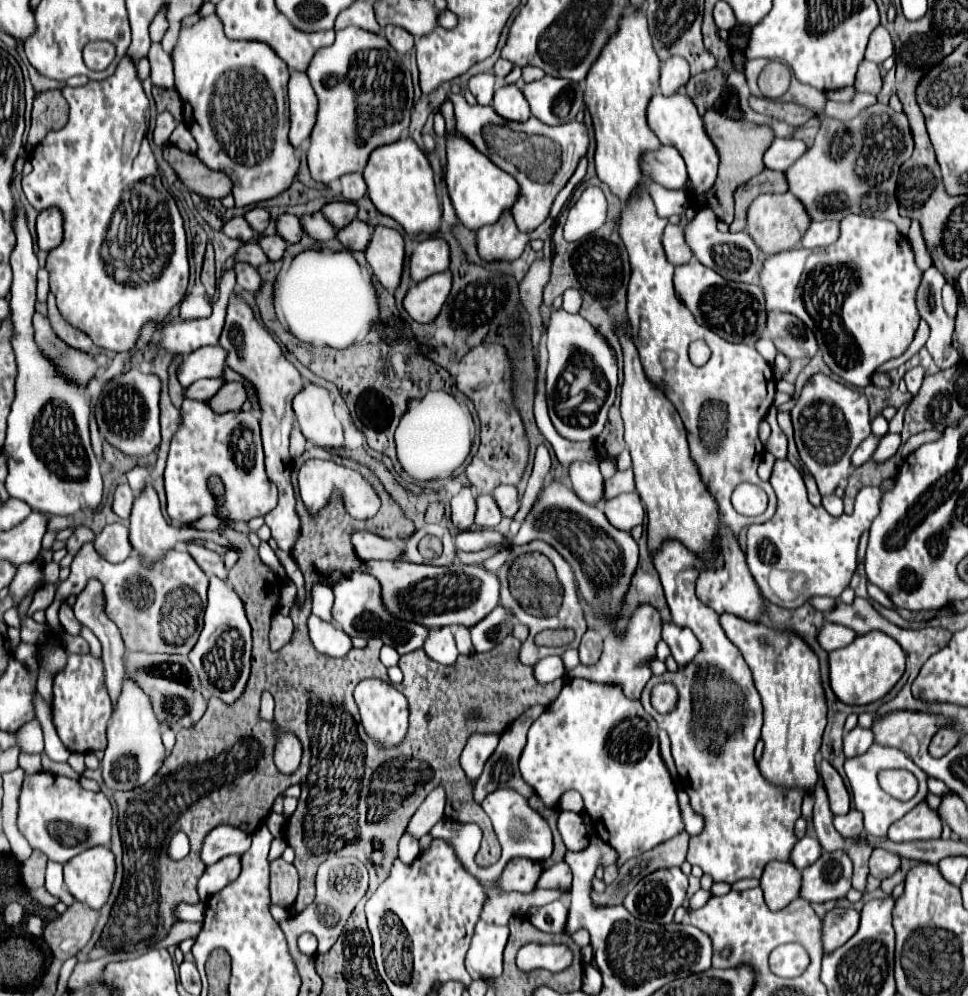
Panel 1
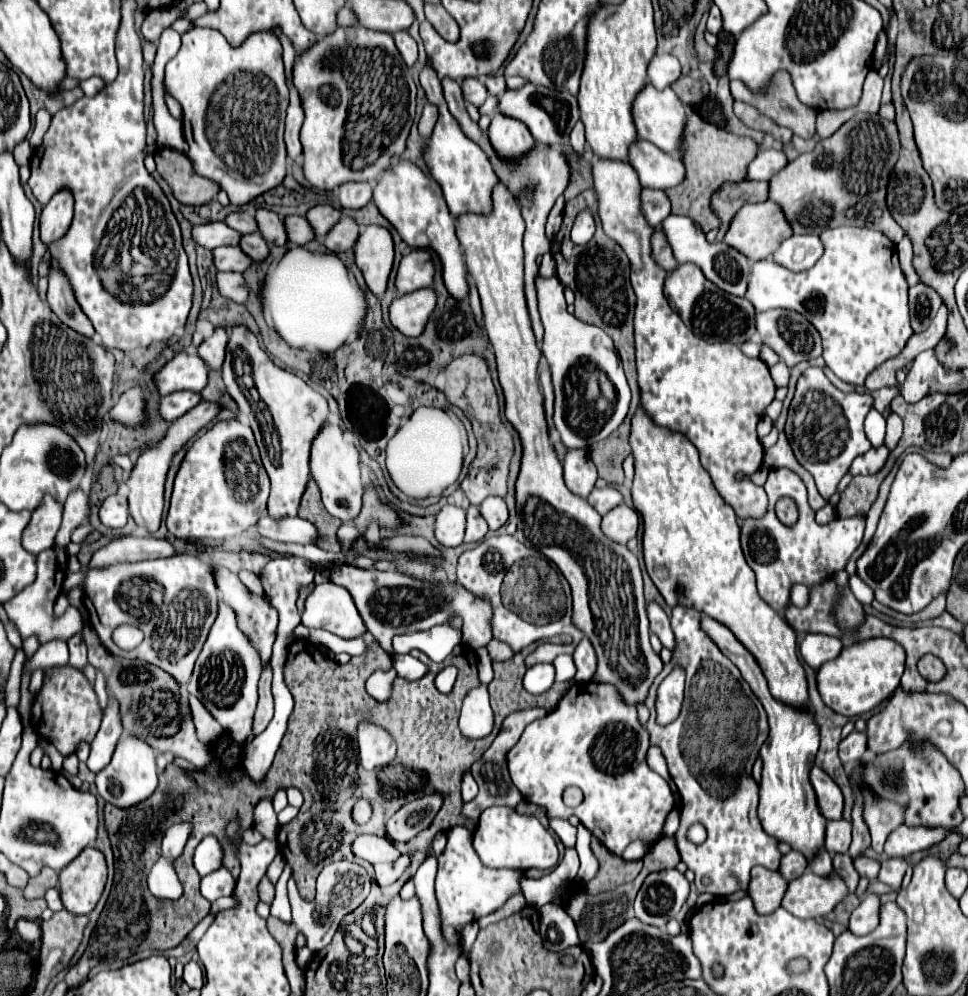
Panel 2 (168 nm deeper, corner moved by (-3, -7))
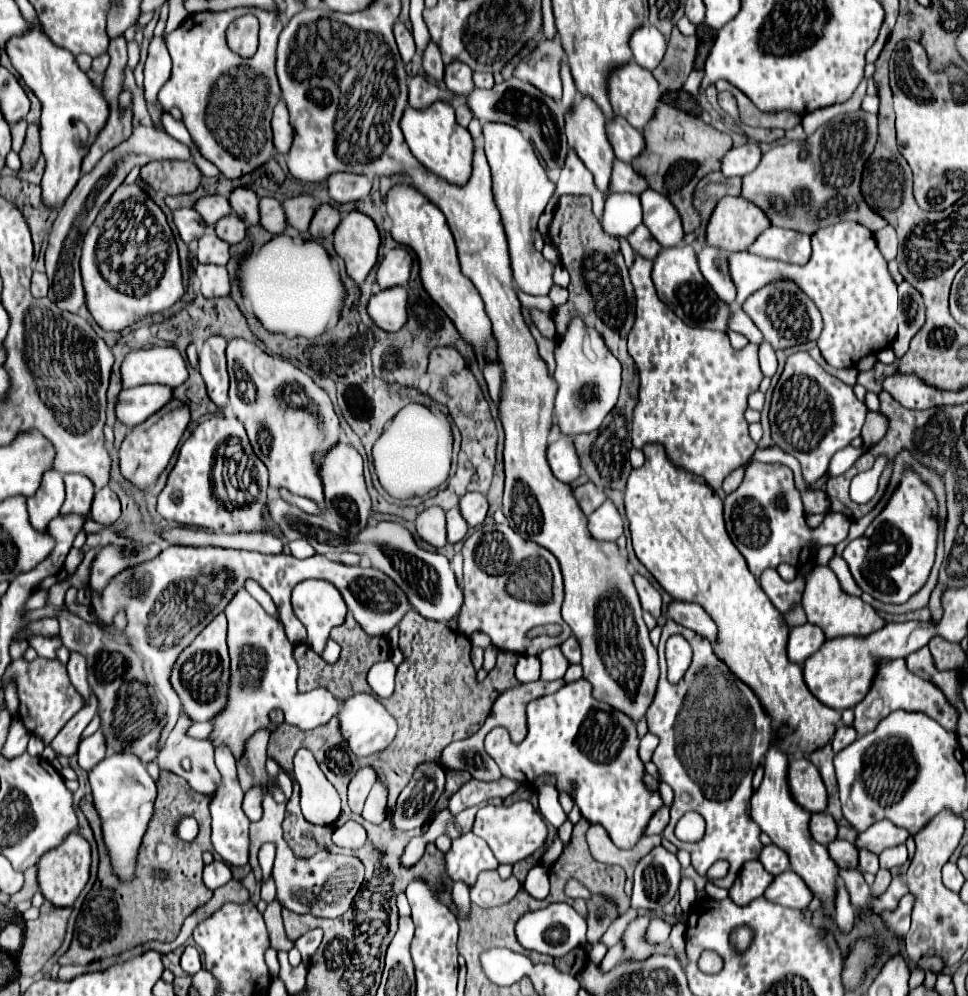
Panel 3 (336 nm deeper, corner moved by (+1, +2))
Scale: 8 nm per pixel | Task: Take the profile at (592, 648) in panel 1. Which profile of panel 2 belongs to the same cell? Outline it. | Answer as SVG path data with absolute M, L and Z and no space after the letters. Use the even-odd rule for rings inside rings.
M584 637L576 651L574 651L574 665L576 665L576 681L578 683L588 683L596 671L596 655L594 655L594 649L590 647L590 641Z

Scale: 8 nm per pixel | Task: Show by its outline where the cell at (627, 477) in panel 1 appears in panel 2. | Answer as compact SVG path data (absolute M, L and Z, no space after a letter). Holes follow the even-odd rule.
M604 487L604 489L594 489L590 495L588 495L588 503L600 513L600 515L606 515L610 509L614 509L616 505L622 503L622 495L614 489L614 487Z

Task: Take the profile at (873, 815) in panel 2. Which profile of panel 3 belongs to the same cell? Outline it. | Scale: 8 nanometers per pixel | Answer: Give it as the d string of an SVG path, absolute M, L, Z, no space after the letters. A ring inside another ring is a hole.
M860 850L860 866L858 866L860 872L872 872L876 874L878 872L878 856L870 854L870 850Z

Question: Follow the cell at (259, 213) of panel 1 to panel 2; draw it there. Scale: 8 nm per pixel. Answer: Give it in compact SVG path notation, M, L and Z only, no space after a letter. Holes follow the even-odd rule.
M236 211L236 213L226 215L224 223L226 223L228 227L232 227L234 231L242 233L242 235L246 235L246 233L254 233L254 231L258 229L256 223L254 223L254 217L248 215L248 213L244 213L244 211Z

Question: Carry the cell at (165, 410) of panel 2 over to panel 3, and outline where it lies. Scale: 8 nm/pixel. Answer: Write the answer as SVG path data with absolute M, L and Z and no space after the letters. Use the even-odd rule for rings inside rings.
M146 384L122 390L116 404L116 416L122 424L138 426L150 418L150 414L156 414L166 402L174 400L174 390L170 386L158 386L158 384Z

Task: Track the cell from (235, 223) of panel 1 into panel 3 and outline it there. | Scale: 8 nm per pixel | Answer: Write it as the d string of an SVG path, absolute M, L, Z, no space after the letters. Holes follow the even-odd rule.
M194 208L174 210L174 224L186 244L200 240L200 236L204 236L210 230L210 226L202 226L202 218L198 218L198 212Z

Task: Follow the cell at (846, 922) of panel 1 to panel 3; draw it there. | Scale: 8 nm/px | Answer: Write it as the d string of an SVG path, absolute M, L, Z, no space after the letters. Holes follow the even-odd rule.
M880 868L878 870L878 874L876 874L876 880L874 880L874 884L870 886L870 892L872 892L872 896L876 898L878 894L884 894L884 890L888 888L888 884L890 884L890 872L888 870L884 870L884 868Z

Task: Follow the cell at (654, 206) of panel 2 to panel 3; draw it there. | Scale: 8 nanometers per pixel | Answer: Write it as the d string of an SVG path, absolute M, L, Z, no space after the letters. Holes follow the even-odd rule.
M614 160L614 174L612 174L612 192L630 192L630 194L642 194L642 190L648 190L644 178L632 170L630 164L622 160Z

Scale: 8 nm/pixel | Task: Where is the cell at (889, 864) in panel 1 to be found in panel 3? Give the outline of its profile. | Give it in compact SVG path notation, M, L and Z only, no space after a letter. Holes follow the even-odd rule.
M834 840L828 844L828 852L840 868L858 868L858 848L852 842Z

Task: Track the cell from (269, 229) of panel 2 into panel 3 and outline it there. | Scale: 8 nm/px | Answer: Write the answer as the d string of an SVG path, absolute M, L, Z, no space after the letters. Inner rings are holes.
M236 188L230 194L232 210L250 226L258 226L258 196L248 188Z

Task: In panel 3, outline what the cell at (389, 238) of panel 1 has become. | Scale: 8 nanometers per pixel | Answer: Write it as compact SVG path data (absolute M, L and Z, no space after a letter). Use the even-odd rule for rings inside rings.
M358 210L342 218L334 232L334 248L346 262L346 272L356 284L362 284L378 262L380 232L374 220Z

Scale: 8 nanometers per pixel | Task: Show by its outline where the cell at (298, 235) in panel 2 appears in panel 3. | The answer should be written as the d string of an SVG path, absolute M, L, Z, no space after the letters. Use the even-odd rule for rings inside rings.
M260 198L260 214L262 214L260 224L270 234L278 236L288 228L286 226L286 212L282 210L282 202L278 202L276 198Z

